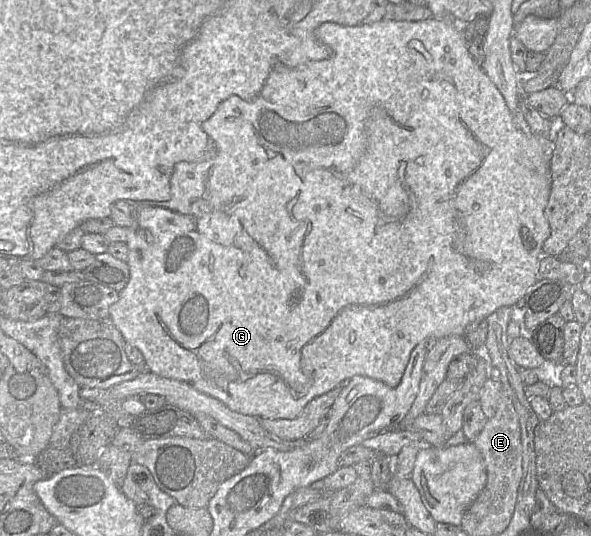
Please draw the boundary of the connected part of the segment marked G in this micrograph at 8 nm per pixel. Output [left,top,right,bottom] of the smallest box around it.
[109,17,554,419]

